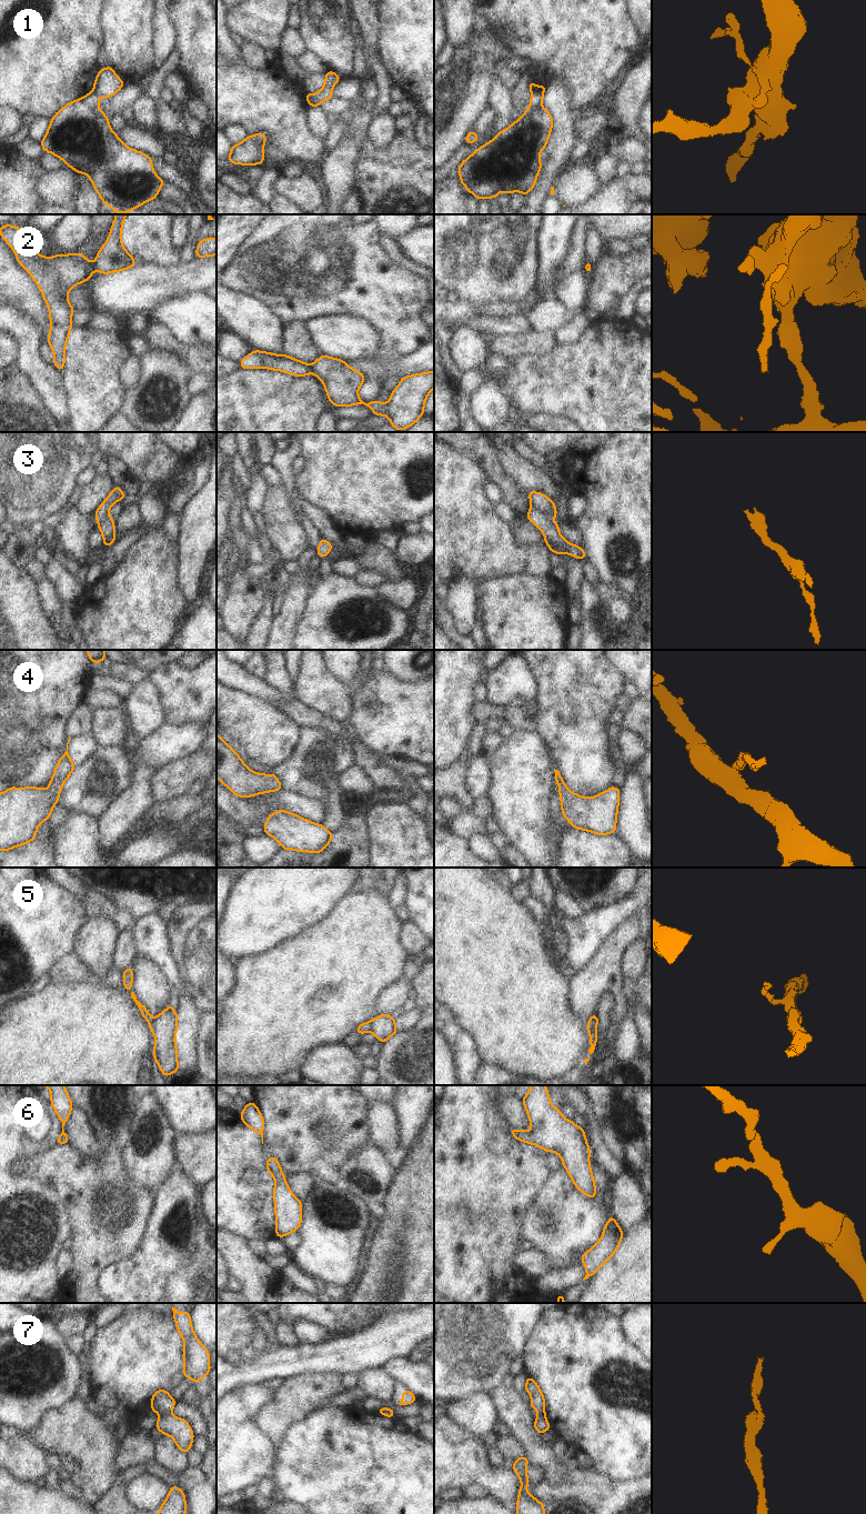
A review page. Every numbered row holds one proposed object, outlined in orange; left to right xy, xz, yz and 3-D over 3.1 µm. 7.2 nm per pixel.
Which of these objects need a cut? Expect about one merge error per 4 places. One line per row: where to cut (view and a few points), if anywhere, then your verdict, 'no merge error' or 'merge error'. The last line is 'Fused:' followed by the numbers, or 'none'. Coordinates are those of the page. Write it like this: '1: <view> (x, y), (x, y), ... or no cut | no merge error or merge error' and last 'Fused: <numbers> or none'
1: xz (313, 94), (311, 104) | merge error
2: xz (311, 364), (312, 371) | merge error
3: no cut | no merge error
4: no cut | no merge error
5: xy (152, 1019), (154, 1033) | merge error
6: no cut | no merge error
7: xy (169, 1413), (161, 1415) | merge error
Fused: 1, 2, 5, 7

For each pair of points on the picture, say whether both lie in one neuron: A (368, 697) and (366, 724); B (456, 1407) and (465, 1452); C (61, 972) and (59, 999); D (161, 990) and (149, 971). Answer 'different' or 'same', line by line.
A: same
B: different
C: different
D: same

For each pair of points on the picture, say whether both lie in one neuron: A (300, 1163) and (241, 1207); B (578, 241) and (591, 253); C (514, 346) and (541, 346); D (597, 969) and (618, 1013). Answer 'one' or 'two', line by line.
A: two
B: two
C: one
D: one

